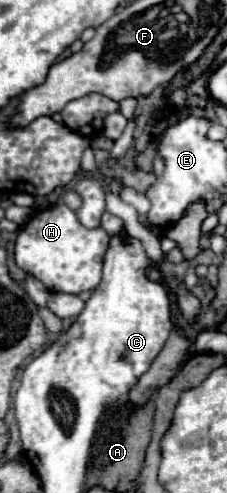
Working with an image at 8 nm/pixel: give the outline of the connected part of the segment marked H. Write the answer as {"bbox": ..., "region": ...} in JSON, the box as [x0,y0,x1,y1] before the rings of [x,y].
{"bbox":[16,203,108,293],"region":[[[64,203],[36,213],[16,237],[16,265],[40,279],[50,291],[82,293],[100,283],[102,263],[108,247],[108,233],[102,227],[84,229],[76,213]]]}

